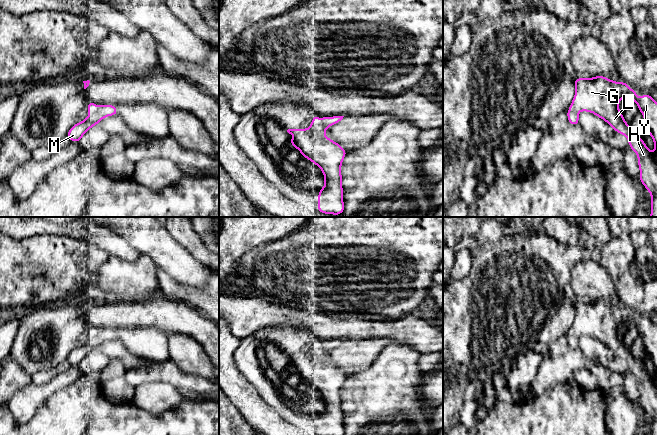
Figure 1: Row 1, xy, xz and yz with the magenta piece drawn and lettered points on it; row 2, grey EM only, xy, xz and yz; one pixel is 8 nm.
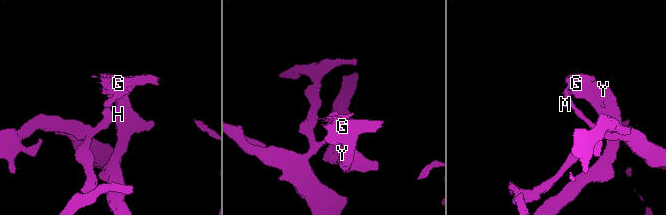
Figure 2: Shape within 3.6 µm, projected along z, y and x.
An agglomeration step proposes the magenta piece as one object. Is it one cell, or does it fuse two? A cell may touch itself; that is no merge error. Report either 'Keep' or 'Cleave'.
Cleave

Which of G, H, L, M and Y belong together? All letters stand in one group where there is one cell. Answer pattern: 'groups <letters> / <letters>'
groups G H L Y / M

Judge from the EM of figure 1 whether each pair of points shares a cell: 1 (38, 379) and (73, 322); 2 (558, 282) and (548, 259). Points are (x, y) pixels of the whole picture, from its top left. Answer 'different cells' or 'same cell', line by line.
1: different cells
2: same cell

